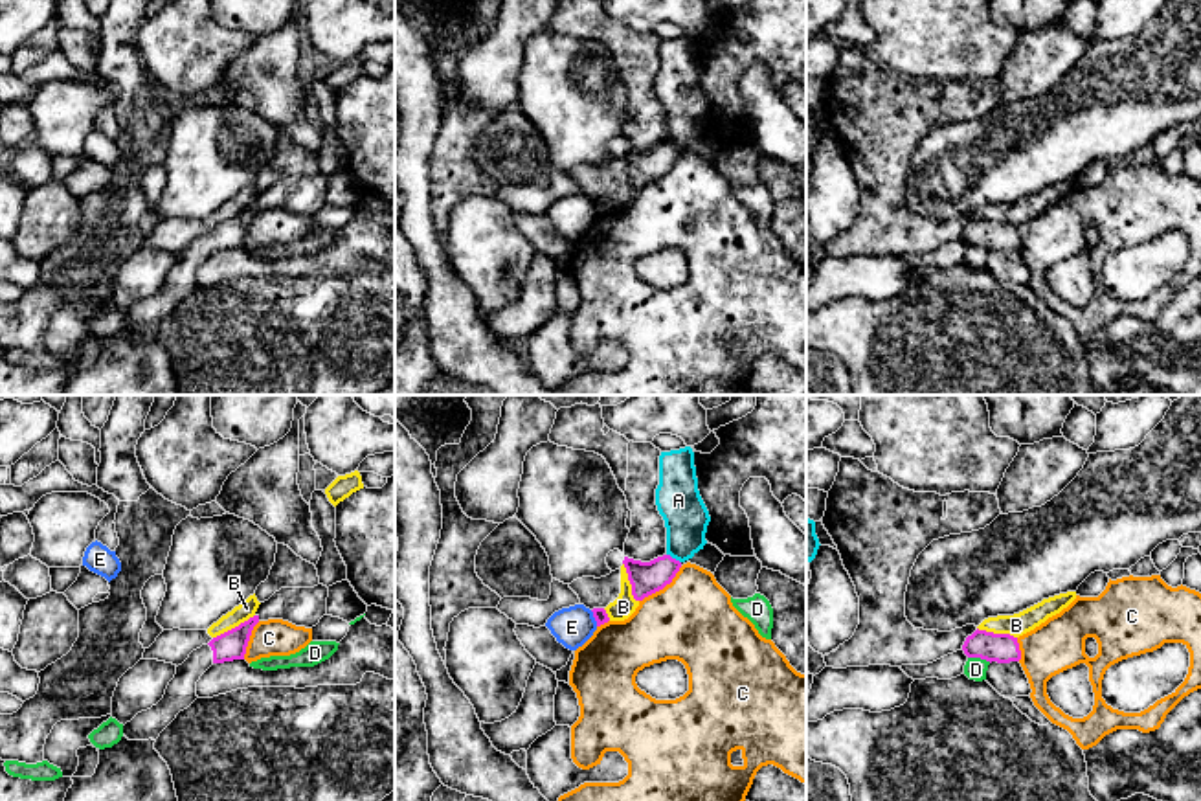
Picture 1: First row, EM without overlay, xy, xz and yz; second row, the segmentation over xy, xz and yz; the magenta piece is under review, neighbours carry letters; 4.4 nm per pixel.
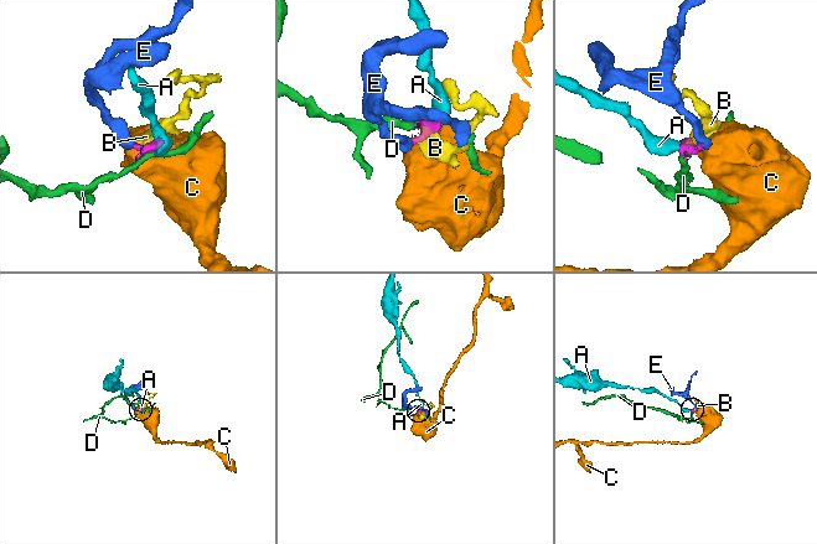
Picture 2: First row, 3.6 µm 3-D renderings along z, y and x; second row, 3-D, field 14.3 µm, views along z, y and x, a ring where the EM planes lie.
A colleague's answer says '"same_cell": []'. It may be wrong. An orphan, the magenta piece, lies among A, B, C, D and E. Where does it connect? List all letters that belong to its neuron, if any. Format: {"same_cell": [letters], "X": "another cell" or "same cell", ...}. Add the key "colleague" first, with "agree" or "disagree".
{"colleague": "agree", "same_cell": [], "A": "another cell", "B": "another cell", "C": "another cell", "D": "another cell", "E": "another cell"}

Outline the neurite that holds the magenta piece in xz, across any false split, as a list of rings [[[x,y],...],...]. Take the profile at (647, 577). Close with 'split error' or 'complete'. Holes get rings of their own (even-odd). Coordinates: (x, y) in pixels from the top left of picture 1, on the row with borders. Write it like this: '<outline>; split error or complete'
[[[670,555],[657,557],[650,562],[624,557],[623,564],[626,568],[628,581],[632,584],[632,595],[635,601],[643,601],[645,597],[663,590],[672,582],[681,568],[681,562]]]; complete

